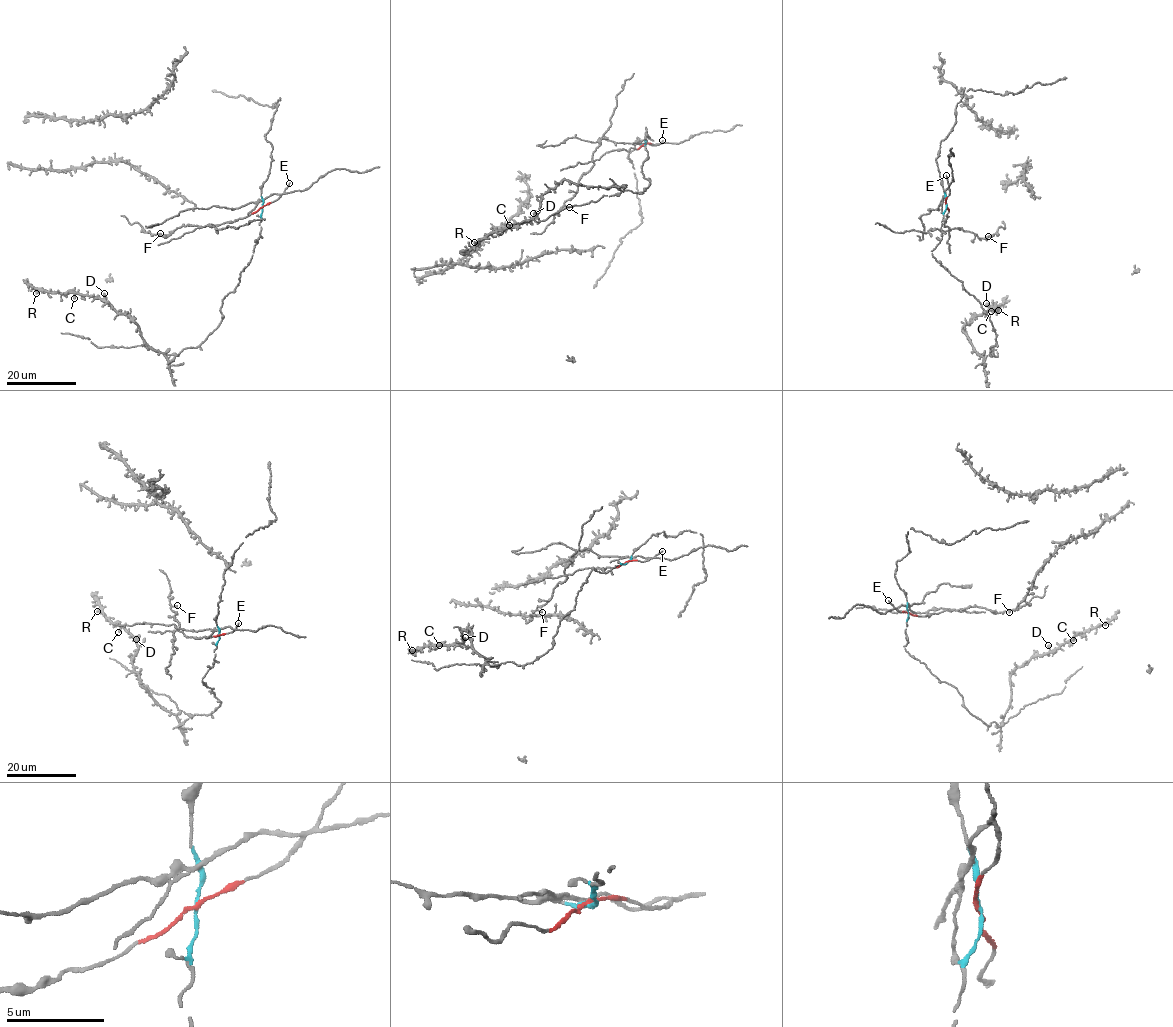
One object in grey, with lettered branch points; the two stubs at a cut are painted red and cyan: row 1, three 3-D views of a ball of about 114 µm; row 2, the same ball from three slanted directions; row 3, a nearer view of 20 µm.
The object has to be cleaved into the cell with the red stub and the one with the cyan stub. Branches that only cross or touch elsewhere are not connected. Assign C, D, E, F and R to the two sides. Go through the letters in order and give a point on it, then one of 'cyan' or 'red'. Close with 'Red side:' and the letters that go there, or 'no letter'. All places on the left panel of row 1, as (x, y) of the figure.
C: (74, 298) | cyan
D: (104, 293) | cyan
E: (289, 183) | red
F: (160, 233) | red
R: (36, 293) | cyan
Red side: E, F

